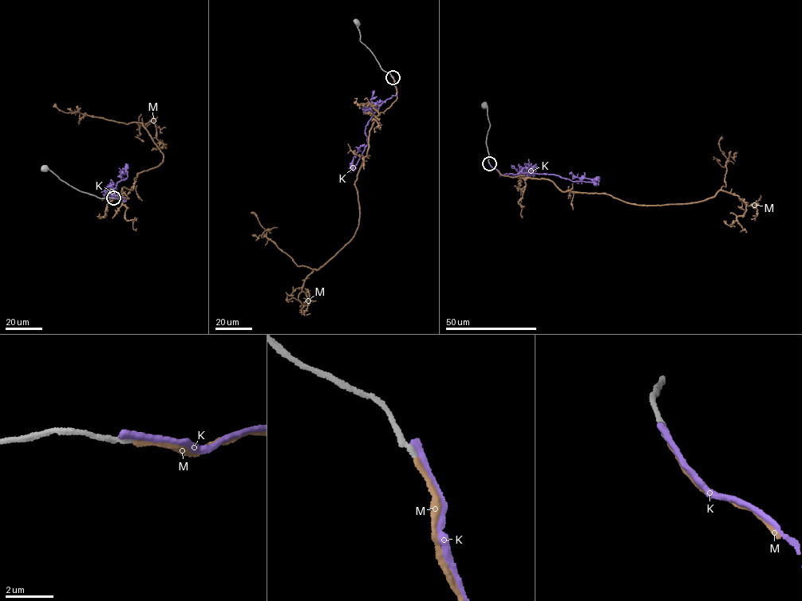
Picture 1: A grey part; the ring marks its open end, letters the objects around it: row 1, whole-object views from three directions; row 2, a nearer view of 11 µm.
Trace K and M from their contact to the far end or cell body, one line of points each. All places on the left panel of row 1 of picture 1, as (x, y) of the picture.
K: (112, 198), (126, 200), (118, 195), (116, 186), (128, 178), (128, 172), (123, 173)
M: (113, 198), (129, 198), (122, 188), (134, 188), (139, 173), (163, 155), (141, 123), (53, 105)

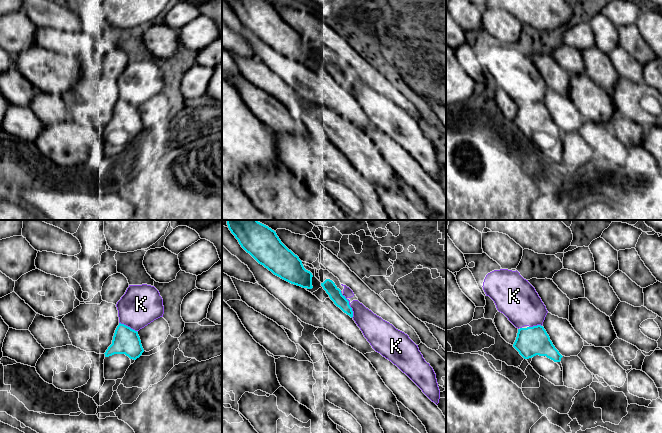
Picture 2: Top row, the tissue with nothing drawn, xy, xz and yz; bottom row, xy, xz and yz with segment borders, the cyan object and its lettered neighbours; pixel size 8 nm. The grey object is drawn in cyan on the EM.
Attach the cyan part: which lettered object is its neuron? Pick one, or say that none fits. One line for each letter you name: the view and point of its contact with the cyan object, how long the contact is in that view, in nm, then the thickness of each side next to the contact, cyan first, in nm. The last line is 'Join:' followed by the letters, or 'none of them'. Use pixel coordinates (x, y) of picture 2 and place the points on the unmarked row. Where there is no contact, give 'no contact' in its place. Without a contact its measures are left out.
M: no contact
Join: M

